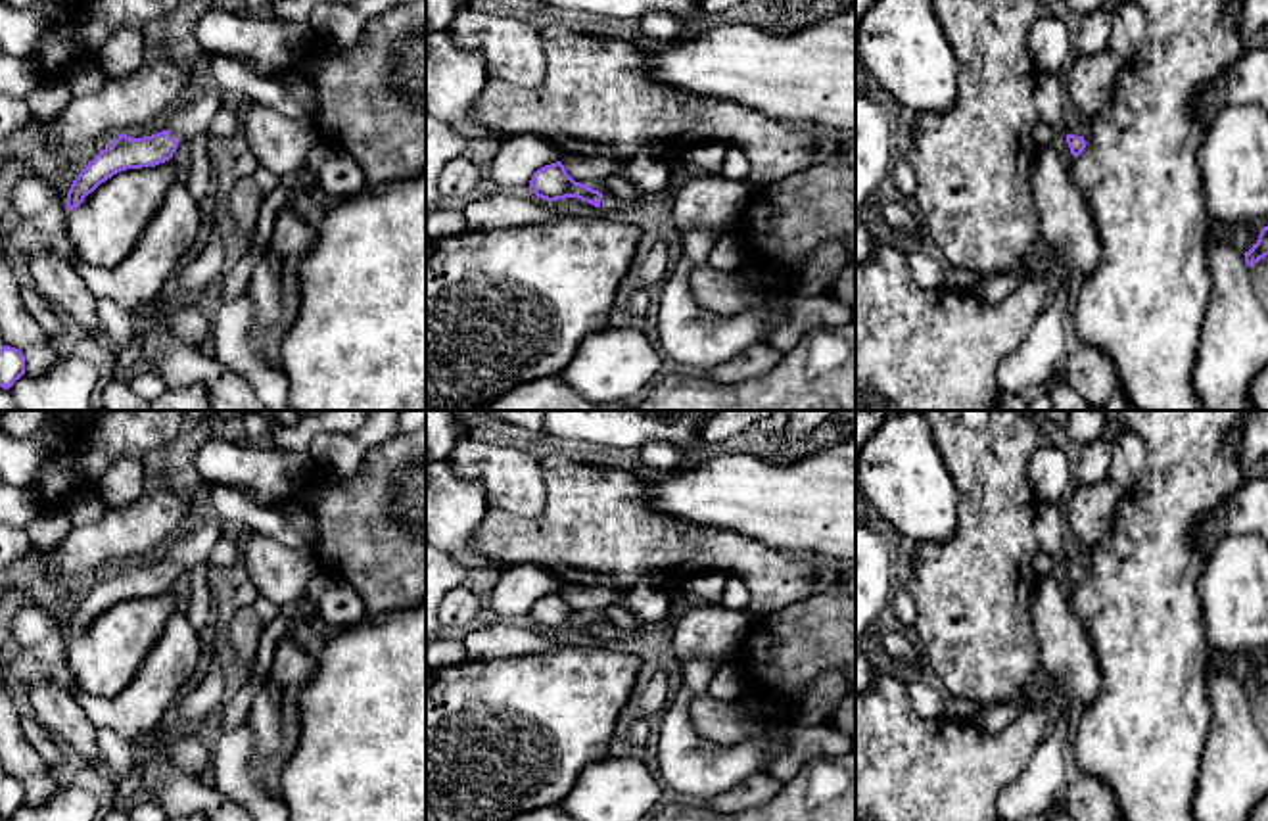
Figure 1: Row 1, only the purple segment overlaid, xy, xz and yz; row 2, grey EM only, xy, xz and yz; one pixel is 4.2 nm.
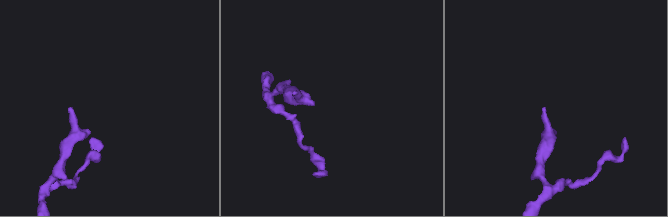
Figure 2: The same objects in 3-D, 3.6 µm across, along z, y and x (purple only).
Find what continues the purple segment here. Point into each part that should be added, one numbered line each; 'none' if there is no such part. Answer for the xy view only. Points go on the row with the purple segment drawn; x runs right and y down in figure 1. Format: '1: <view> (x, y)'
1: xy (192, 117)

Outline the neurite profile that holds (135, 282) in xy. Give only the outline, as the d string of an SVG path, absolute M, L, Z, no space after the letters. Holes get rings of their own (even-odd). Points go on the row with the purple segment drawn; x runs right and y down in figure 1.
M178 178L129 257L113 267L92 267L77 255L73 269L90 282L96 301L111 299L127 311L152 309L178 259L190 249L201 226L198 201Z

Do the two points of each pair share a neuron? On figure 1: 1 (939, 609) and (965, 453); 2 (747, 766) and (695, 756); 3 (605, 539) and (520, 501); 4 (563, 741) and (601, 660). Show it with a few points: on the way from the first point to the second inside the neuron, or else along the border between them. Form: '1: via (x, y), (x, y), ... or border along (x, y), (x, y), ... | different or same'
1: via (971, 570), (975, 492) | same
2: via (733, 766), (708, 766) | same
3: border along (540, 465), (543, 507), (536, 515), (495, 507) | different
4: via (563, 722), (563, 708), (591, 680) | same

